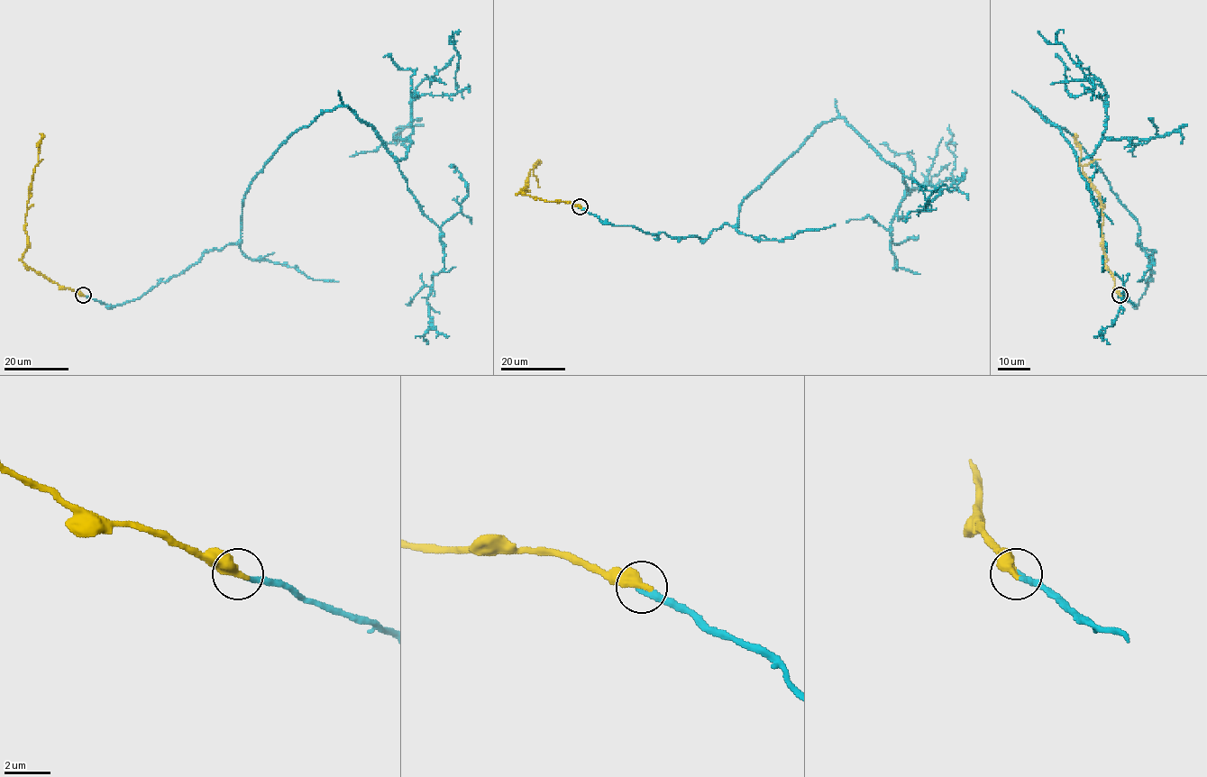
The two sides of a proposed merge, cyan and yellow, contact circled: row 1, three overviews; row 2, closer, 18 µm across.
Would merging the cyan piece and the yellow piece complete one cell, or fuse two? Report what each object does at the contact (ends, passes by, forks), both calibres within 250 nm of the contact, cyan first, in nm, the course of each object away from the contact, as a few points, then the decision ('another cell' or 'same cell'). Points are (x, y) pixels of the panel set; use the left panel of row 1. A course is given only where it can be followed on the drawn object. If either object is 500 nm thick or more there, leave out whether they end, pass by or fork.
cyan ends; yellow ends; calibres 220 and 480 nm; course cyan (83, 296), (125, 303), (236, 243), (265, 163), (345, 106), (440, 229), (427, 343); course yellow (83, 296), (38, 274), (22, 259), (26, 248), (29, 187), (39, 163), (40, 133); same cell

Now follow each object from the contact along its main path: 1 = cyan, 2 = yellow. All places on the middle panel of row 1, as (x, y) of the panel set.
1: (580, 207), (705, 240), (737, 226), (745, 198), (842, 117), (940, 189), (928, 211), (924, 196)
2: (580, 206), (518, 193), (524, 189), (522, 190), (531, 169), (535, 166), (535, 168), (536, 160)

